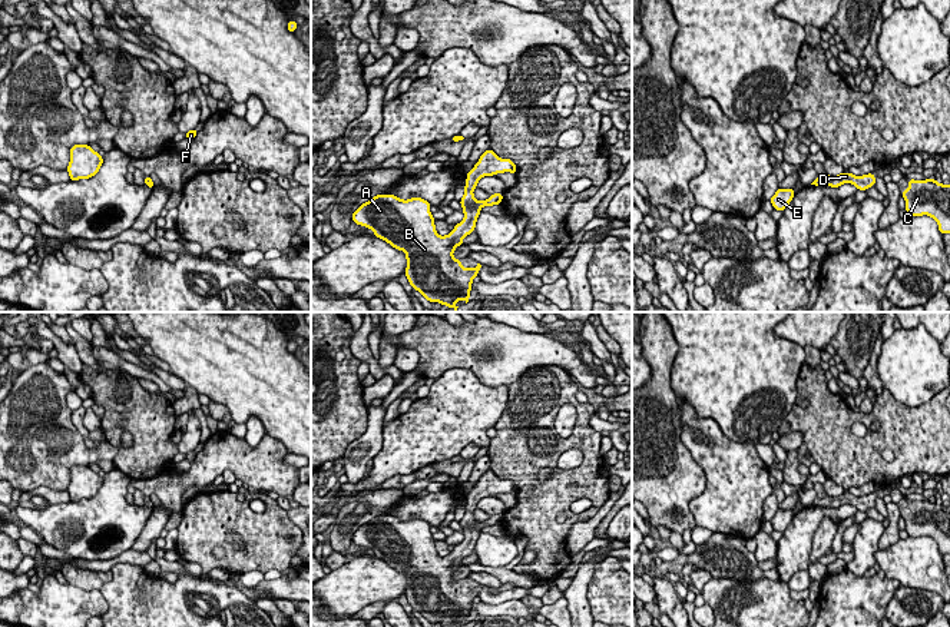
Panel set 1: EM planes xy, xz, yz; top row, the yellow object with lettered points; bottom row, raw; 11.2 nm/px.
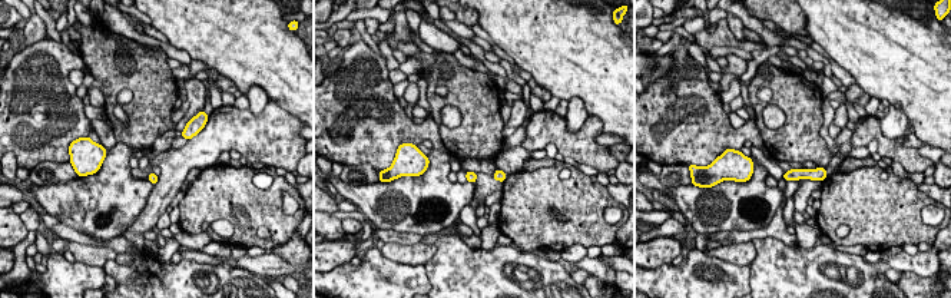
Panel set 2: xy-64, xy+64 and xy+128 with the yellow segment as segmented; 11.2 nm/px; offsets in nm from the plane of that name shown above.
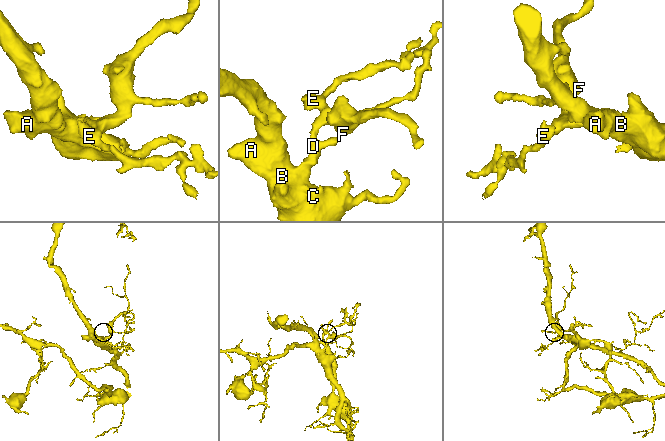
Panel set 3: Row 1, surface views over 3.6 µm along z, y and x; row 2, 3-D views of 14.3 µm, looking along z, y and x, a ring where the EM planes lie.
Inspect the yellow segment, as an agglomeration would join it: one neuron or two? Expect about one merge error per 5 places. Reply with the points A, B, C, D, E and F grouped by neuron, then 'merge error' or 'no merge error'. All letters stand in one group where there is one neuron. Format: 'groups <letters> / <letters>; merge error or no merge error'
groups A B C D E F; no merge error

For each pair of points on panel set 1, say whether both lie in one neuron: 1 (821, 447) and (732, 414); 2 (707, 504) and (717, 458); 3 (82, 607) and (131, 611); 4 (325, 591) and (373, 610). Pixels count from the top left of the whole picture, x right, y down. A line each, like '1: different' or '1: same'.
1: different
2: same
3: different
4: different

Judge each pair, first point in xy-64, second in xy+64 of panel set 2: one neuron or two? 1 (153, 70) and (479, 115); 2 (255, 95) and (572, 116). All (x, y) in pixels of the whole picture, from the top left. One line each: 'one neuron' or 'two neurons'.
1: one neuron
2: one neuron

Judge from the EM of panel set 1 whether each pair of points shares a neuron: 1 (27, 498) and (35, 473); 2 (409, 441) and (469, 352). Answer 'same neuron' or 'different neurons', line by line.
1: different neurons
2: different neurons

